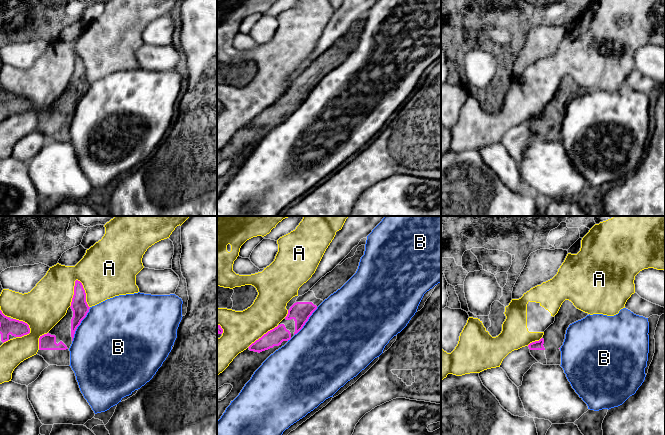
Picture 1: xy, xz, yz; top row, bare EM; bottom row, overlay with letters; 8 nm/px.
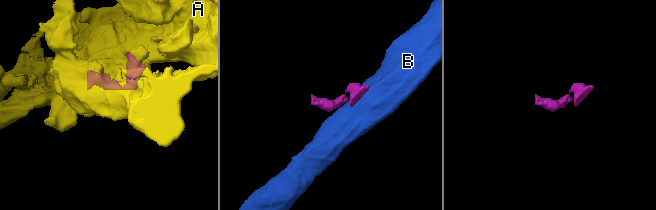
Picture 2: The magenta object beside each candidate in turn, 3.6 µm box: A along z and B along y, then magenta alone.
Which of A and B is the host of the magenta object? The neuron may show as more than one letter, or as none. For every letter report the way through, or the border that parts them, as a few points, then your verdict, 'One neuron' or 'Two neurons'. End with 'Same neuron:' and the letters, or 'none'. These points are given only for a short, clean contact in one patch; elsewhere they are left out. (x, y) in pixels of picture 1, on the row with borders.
A: Two neurons
B: Two neurons
Same neuron: none

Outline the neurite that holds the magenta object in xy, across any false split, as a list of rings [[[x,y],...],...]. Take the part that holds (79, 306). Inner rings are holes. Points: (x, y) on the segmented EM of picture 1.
[[[75,281],[74,295],[66,315],[47,333],[39,338],[38,355],[49,365],[69,366],[70,351],[75,331],[86,317],[90,307],[80,281]]]

